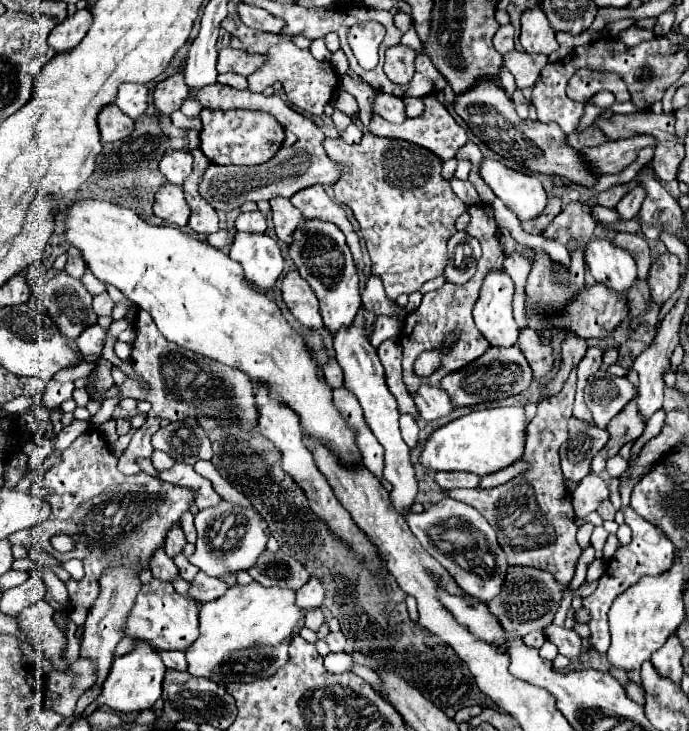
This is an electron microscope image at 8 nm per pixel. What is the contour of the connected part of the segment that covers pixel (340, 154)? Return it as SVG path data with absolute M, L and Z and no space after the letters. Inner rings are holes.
M365 132L361 144L355 146L345 144L341 138L325 138L323 148L331 160L343 162L347 166L343 178L333 184L333 192L339 202L353 210L371 256L371 274L383 280L387 298L395 300L399 294L409 296L411 292L417 292L427 280L441 276L443 266L447 266L447 242L457 232L455 218L467 208L453 194L451 184L441 178L441 160L429 150L411 142L381 138L373 136L371 132Z

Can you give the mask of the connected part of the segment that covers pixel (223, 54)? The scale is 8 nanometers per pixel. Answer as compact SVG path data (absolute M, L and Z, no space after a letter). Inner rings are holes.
M233 48L219 50L219 58L217 58L217 70L221 74L223 72L237 72L241 76L249 76L263 64L265 64L265 56L247 54L243 50L233 50Z

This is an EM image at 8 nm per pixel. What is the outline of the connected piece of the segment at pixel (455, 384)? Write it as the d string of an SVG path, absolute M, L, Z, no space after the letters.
M511 346L511 348L489 348L483 354L483 358L477 358L467 368L445 376L441 380L441 388L451 396L453 406L459 408L459 406L475 406L483 402L517 396L525 392L531 382L533 382L533 372L527 358L517 346Z

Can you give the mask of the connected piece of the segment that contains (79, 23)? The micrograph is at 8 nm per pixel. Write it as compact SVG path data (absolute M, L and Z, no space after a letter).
M89 8L77 10L73 16L69 16L67 20L63 20L61 24L57 24L57 26L51 30L49 44L51 44L57 52L65 52L65 50L75 48L75 46L83 40L83 36L87 34L91 22L93 22L93 14L91 14Z

